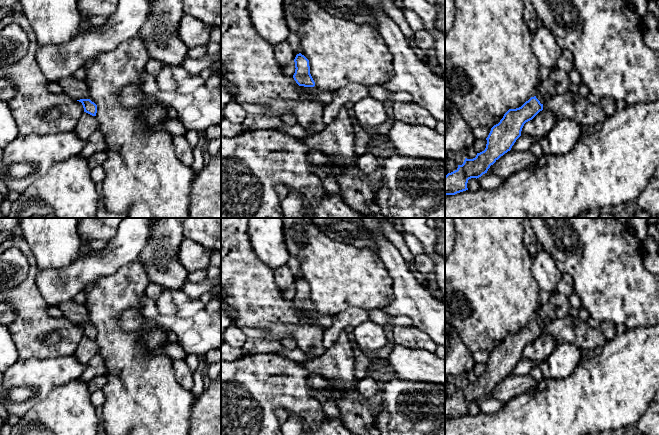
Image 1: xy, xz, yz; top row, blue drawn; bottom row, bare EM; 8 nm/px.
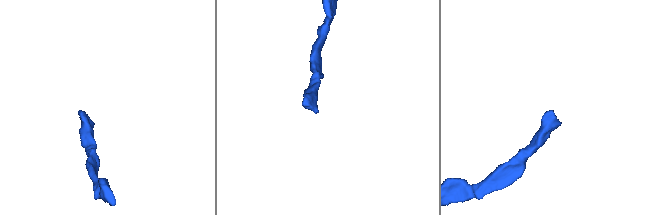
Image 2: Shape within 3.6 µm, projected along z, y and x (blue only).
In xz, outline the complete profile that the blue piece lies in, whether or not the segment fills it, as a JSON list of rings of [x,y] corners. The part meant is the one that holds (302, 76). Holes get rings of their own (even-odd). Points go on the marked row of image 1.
[[[301,53],[297,54],[295,59],[294,80],[300,86],[300,89],[313,97],[323,107],[329,105],[334,98],[333,92],[323,92],[315,86],[315,82],[310,74],[309,60]]]

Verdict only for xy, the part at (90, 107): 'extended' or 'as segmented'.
extended

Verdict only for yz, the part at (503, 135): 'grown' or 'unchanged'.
grown

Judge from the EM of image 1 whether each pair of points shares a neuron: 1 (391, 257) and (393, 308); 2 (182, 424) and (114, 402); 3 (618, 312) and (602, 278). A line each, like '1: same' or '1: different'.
1: same
2: same
3: same

